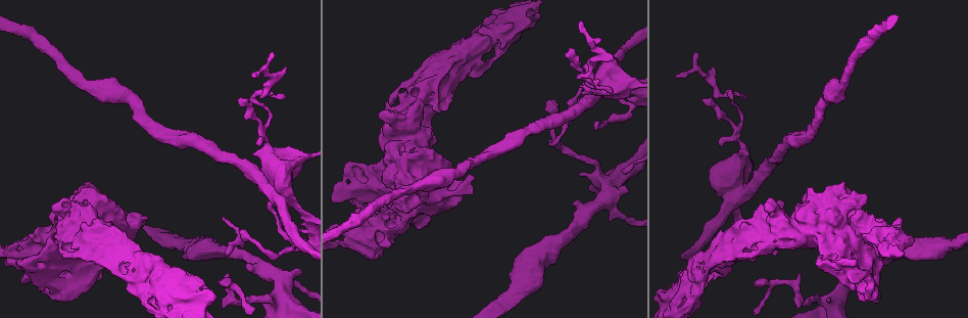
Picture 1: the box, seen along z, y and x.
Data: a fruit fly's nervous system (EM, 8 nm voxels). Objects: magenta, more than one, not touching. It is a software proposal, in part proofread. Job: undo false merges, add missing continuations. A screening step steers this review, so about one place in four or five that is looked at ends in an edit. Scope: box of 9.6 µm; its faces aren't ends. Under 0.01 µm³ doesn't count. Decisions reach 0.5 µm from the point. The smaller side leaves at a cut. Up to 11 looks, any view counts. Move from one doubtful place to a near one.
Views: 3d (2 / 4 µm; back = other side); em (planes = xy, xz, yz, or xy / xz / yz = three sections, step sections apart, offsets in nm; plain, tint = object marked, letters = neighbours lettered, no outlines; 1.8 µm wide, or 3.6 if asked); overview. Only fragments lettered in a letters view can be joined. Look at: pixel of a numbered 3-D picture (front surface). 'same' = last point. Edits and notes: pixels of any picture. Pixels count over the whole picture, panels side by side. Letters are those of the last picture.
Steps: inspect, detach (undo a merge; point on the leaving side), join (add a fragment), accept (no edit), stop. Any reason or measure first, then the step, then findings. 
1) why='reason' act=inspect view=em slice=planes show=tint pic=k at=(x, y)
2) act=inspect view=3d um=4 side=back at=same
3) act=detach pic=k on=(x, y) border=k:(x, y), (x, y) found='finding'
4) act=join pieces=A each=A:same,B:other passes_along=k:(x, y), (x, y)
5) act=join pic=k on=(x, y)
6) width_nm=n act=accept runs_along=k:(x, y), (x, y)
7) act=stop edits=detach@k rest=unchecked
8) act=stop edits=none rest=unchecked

why='closes a loop' act=inspect view=3d um=4 pic=1 at=(807, 233)

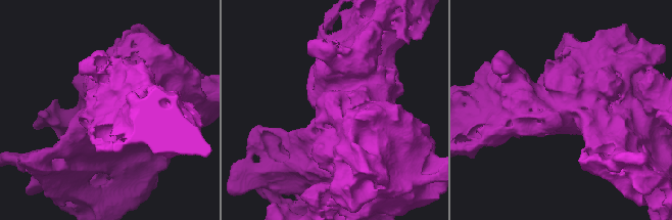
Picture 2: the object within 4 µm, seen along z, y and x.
why='shape alone is not enough' act=inspect view=em um=3.6 slice=planes show=letters pic=2 at=(562, 109)

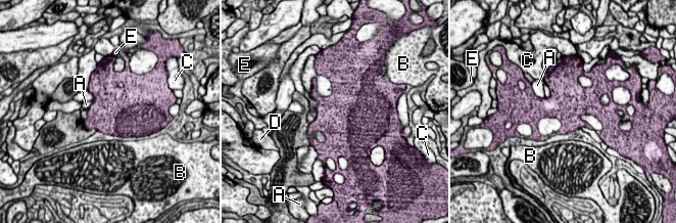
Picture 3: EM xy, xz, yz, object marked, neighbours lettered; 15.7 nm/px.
act=accept each=A:other,B:other,C:other,D:other,E:other border=3:(533, 92), (540, 97), (545, 97) found='continuous, no second neuron'

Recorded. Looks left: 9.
why='closes a loop' act=inspect view=em slice=planes show=letters pic=1 at=(340, 240)

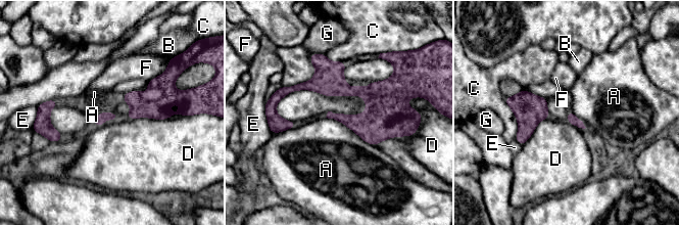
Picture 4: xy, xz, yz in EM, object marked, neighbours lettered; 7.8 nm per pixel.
width_nm=80 act=accept each=A:other,B:other,C:other,D:other,E:other,F:other,G:other border=4:(326, 117), (340, 121), (376, 146) found='continuous, no second neuron'

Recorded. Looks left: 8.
why='closes a loop' act=inspect view=em slice=planes show=tint pic=1 at=(423, 93)

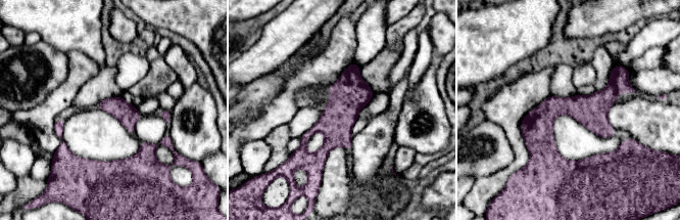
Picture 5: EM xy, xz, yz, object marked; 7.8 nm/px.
act=inspect view=em slice=planes show=letters at=same

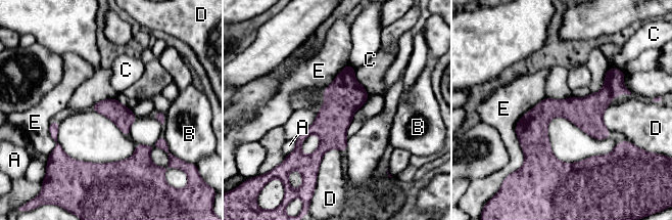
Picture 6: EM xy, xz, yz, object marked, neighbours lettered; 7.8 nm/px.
act=accept each=A:other,B:other,C:other,D:other,E:other runs_along=6:(613, 71), (590, 108), (540, 122), (561, 170) found='continuous, no second neuron'

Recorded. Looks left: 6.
why='stops while still wide' act=inspect view=em slice=planes show=letters pic=1 at=(660, 288)

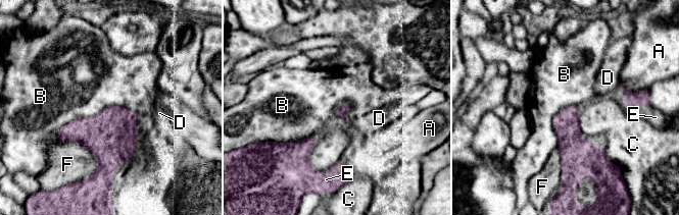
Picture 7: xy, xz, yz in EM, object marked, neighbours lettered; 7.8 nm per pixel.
act=join pieces=E each=A:other,B:other,C:other,D:other,E:same,F:other passes_along=7:(638, 99), (624, 102), (652, 115) found='the neuron continues'

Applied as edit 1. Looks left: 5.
act=inspect view=3d um=4 pic=1 at=(734, 183)

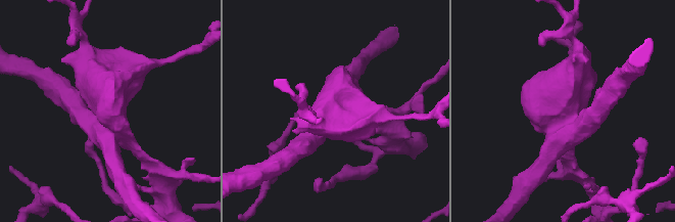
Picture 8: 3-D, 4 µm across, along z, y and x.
why='shape alone is not enough' act=inspect view=em slice=planes show=tint pic=8 at=(564, 110)

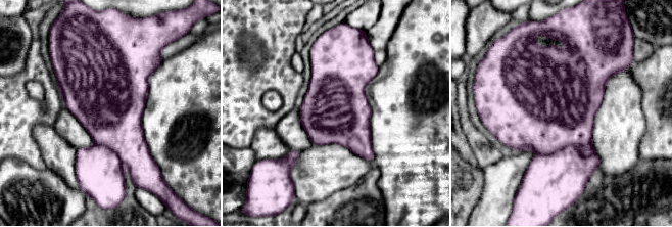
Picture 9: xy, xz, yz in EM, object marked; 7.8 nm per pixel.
act=inspect view=em slice=planes show=letters at=same

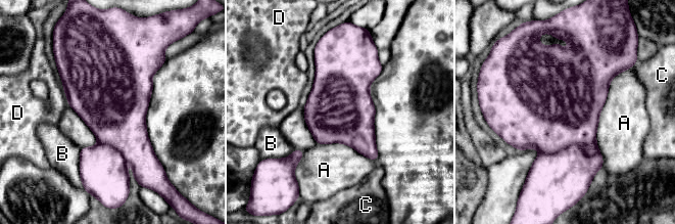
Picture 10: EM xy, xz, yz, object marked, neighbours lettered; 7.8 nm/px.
longest_contact=A:800nm act=detach pic=10 on=(565, 176) each=A:other,B:other,C:other,D:other border=10:(597, 147), (541, 152) found='two neurons meet here'

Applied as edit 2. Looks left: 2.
act=stop edits=join@7,detach@10 rest=unchecked

